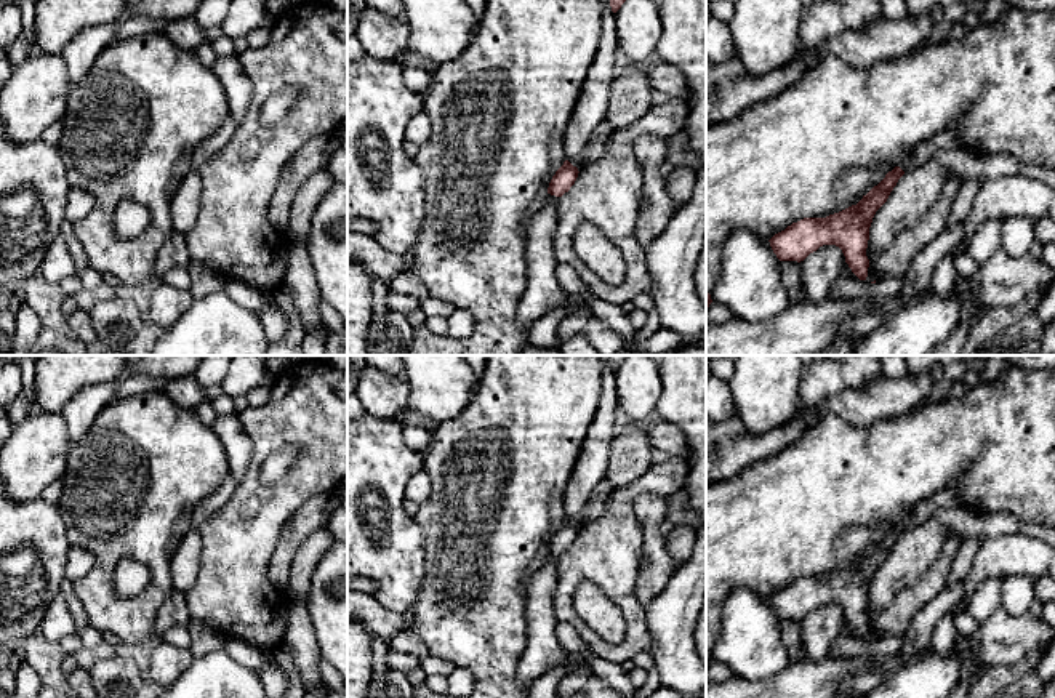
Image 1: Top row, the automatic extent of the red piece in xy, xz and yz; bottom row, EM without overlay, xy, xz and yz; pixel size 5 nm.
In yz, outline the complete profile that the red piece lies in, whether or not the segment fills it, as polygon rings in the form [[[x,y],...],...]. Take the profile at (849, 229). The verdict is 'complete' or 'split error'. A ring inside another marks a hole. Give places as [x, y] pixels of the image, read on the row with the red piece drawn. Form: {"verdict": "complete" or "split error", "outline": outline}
{"verdict": "split error", "outline": [[[941,133],[930,141],[921,142],[911,154],[885,174],[863,199],[839,213],[826,218],[804,218],[784,231],[775,234],[768,242],[780,261],[804,261],[823,245],[836,245],[842,250],[852,272],[866,280],[869,259],[866,256],[869,227],[876,211],[887,202],[898,179],[929,162],[938,150],[965,149],[962,139],[953,133]]]}

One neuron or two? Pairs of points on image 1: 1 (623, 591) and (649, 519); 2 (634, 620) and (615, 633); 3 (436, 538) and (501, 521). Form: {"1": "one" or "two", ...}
{"1": "two", "2": "two", "3": "one"}

